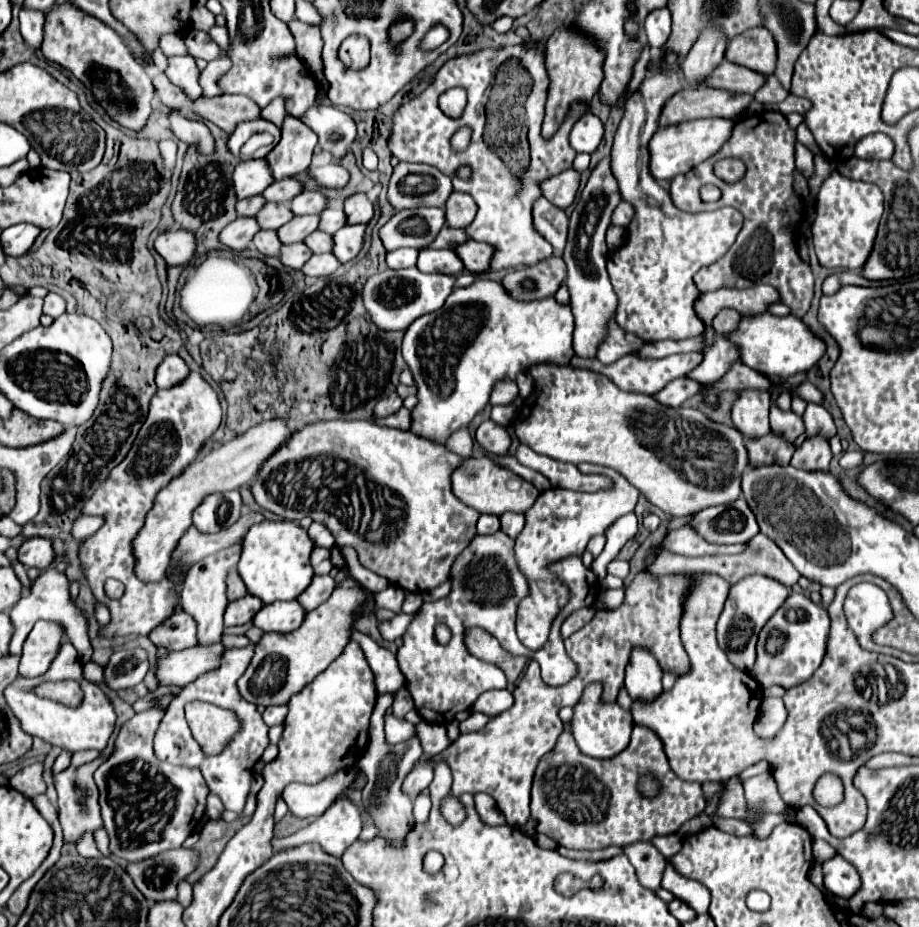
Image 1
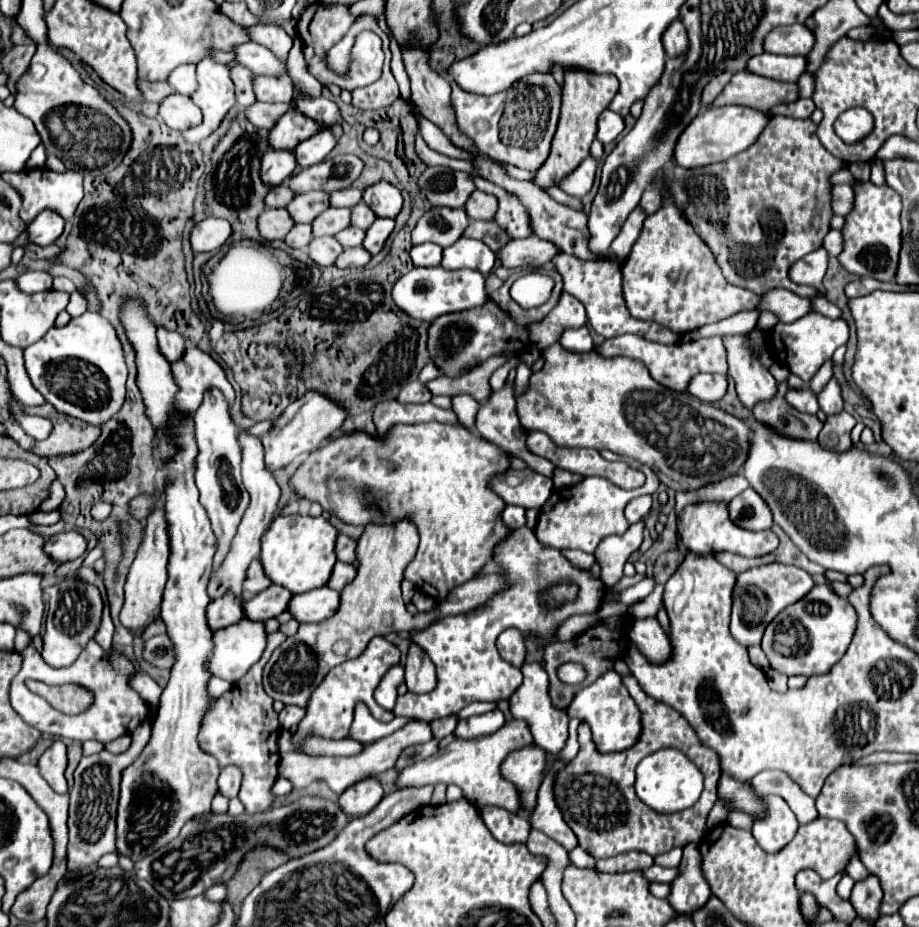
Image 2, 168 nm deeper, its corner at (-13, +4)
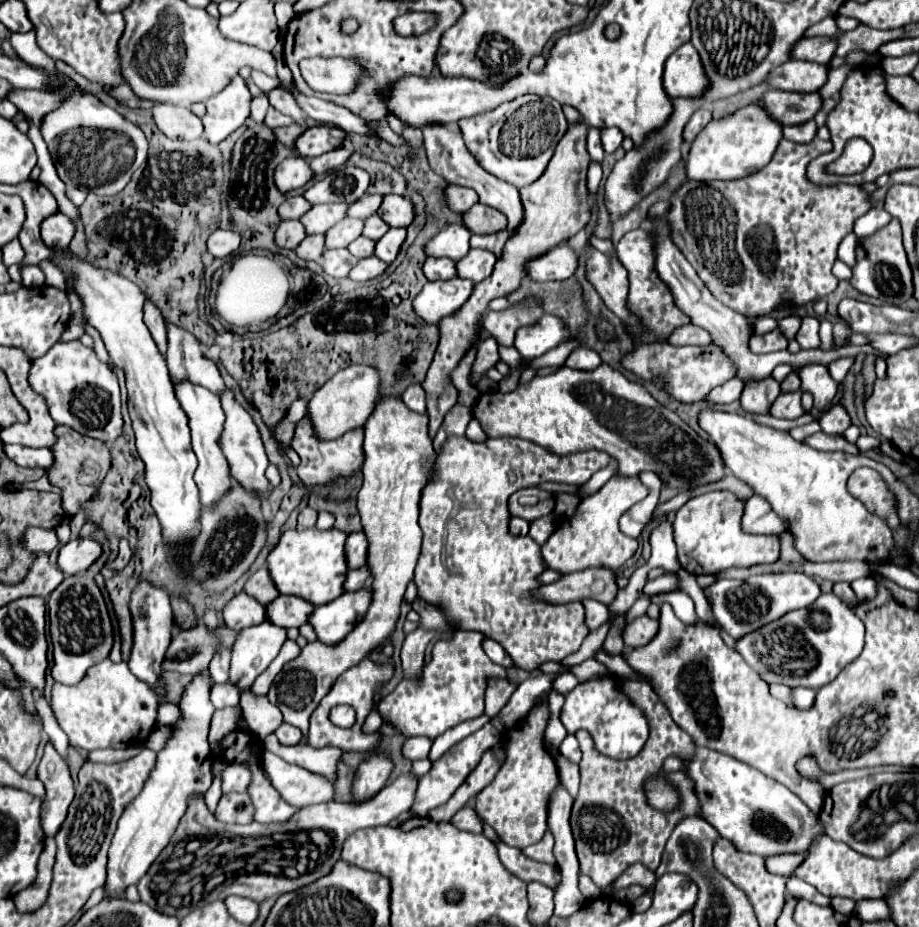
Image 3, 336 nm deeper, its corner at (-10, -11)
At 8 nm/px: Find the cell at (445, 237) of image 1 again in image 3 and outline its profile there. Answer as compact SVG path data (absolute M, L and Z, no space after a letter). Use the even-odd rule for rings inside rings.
M500 230L500 232L494 232L494 234L472 234L470 238L470 246L472 248L484 248L484 250L490 250L494 256L502 256L502 248L508 240L508 232L506 230Z

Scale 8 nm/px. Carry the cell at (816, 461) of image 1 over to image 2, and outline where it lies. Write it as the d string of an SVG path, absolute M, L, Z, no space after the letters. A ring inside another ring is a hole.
M847 411L827 415L825 427L819 433L819 443L823 443L823 447L827 449L847 449L847 445L851 445L849 433L853 425L855 425L855 417Z

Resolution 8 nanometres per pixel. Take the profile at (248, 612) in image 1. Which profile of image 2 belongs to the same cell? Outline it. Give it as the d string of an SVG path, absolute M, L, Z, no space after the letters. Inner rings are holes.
M271 585L253 599L245 601L245 617L251 617L253 621L267 621L271 617L277 617L287 611L291 597L291 591L287 591L285 587Z

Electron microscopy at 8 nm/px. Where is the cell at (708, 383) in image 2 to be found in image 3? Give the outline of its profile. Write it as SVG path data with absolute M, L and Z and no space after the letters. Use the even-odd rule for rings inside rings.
M732 378L732 380L728 380L726 384L716 386L716 388L706 396L706 400L708 400L708 402L714 402L714 404L730 404L730 402L734 402L734 400L740 398L742 388L744 388L744 384L742 384L738 378Z

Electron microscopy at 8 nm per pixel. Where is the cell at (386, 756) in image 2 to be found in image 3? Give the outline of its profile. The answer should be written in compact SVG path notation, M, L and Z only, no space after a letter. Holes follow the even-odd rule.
M426 736L406 738L406 742L402 744L402 754L404 754L404 758L408 758L410 762L422 760L422 758L428 758L430 746L432 746L432 740L426 738Z

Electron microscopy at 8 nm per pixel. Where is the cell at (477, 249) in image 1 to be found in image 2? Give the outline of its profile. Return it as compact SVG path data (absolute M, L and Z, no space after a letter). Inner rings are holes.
M535 235L525 239L513 239L507 243L507 249L499 253L503 267L517 269L517 267L543 267L555 255L559 255L559 247L551 241L539 239Z

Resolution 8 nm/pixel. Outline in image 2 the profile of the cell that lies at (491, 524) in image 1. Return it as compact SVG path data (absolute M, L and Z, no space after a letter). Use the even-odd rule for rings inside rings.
M507 505L503 511L503 521L509 529L519 529L525 527L527 519L525 519L525 509L519 505Z

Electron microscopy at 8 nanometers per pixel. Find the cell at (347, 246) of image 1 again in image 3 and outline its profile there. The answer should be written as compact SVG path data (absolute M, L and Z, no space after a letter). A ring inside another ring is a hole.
M390 228L390 230L376 242L374 254L376 254L380 260L384 260L386 264L390 264L390 262L396 258L396 254L398 254L398 250L400 250L400 246L402 246L404 240L406 240L406 228Z

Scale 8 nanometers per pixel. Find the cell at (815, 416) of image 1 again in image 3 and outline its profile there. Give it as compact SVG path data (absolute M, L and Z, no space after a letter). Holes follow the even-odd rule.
M808 364L798 372L798 376L802 380L802 390L814 396L814 408L824 412L838 392L838 384L830 378L828 368L824 364Z

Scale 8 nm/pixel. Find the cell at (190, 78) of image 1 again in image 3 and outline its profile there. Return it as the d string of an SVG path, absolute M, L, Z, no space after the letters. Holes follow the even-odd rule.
M236 76L228 88L206 100L206 114L202 116L204 136L212 144L220 144L228 134L244 124L250 112L250 92L246 82Z

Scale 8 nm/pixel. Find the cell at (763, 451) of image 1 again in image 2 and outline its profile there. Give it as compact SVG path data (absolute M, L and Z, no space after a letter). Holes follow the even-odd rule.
M787 381L779 383L777 393L771 401L759 401L753 407L755 419L773 425L775 429L779 429L779 433L787 433L787 437L817 439L819 431L823 429L823 421L817 415L801 413L791 405L787 405L785 391L787 391Z

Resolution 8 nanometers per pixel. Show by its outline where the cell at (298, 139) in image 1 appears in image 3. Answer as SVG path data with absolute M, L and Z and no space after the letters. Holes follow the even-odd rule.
M336 148L328 154L322 154L322 156L316 156L310 160L310 168L314 174L324 174L324 172L330 172L334 168L340 168L348 156L352 154L352 150L346 150L346 148Z

